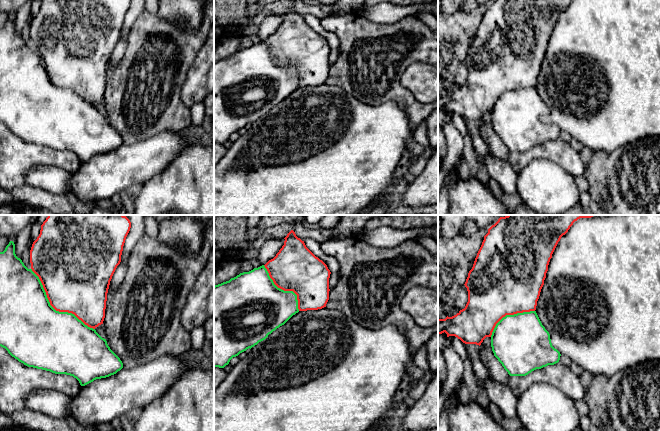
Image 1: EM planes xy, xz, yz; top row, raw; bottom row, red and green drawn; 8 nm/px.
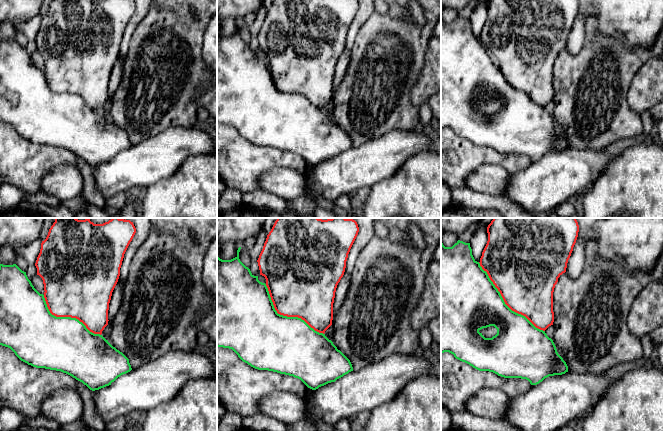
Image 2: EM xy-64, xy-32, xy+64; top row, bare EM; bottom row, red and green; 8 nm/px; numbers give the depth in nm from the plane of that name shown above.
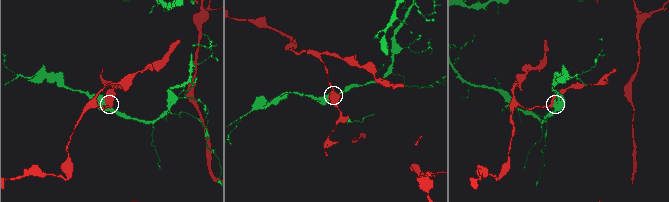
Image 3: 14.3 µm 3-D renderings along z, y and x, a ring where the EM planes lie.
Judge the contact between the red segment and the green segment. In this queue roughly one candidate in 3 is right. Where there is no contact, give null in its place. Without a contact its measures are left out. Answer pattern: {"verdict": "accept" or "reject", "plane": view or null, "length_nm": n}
{"verdict": "reject", "plane": "xy", "length_nm": 700}

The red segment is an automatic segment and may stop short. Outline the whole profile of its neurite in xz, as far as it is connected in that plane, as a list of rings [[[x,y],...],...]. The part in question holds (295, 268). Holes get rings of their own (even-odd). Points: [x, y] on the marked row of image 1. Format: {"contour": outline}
{"contour": [[[291,230],[284,245],[264,266],[274,284],[297,295],[299,311],[318,310],[329,300],[330,270]]]}

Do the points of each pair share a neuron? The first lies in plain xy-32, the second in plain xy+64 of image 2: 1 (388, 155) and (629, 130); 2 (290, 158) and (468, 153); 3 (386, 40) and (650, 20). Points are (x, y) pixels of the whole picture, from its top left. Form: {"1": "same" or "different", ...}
{"1": "different", "2": "same", "3": "different"}

